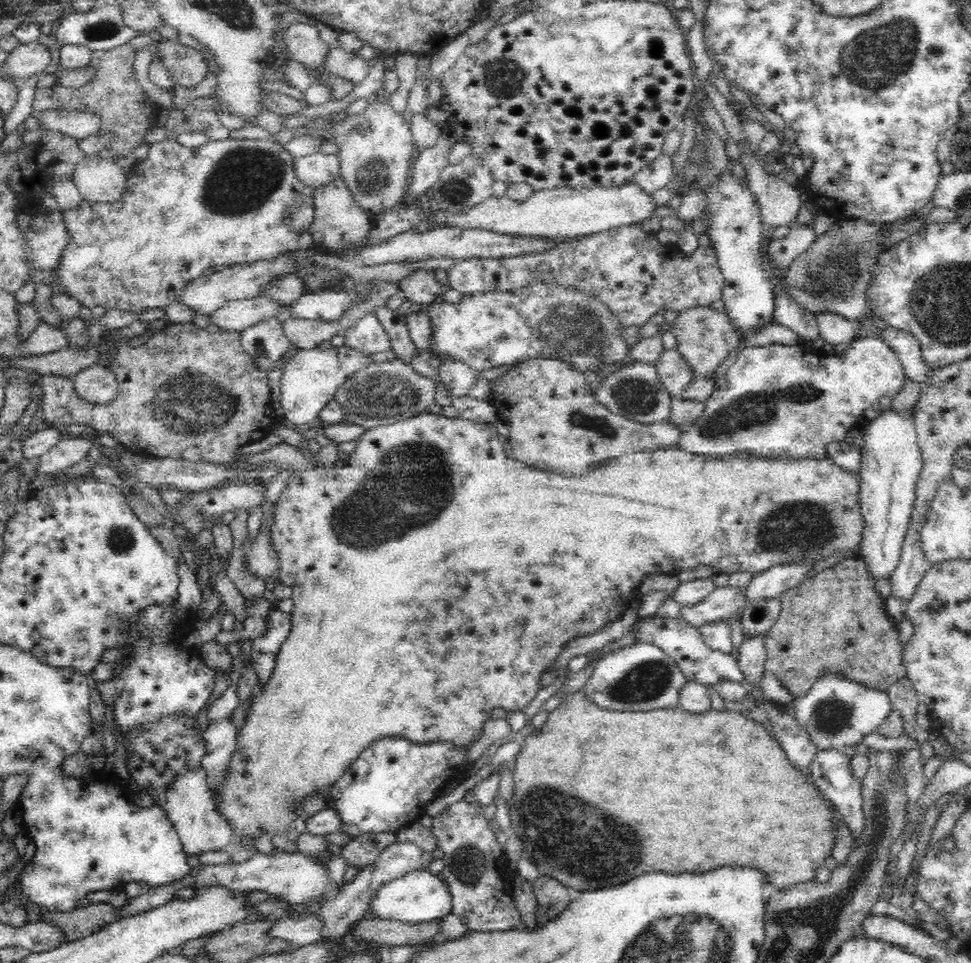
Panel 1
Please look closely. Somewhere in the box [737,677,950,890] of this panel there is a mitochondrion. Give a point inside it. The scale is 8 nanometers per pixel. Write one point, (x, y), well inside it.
(831, 717)

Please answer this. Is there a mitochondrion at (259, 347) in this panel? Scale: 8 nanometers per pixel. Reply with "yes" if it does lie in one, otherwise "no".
yes

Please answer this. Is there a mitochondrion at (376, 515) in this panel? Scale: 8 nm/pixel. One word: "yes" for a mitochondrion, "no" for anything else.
yes

